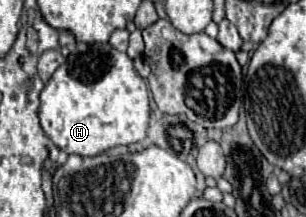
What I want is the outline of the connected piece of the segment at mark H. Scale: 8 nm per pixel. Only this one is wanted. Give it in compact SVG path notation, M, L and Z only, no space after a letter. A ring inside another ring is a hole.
M77 43L69 53L67 61L53 73L47 85L41 91L41 107L39 119L45 135L65 153L81 155L81 157L95 157L105 153L117 145L131 145L145 139L147 123L149 123L149 93L145 79L133 67L133 61L115 49L109 43L95 43L83 45Z

